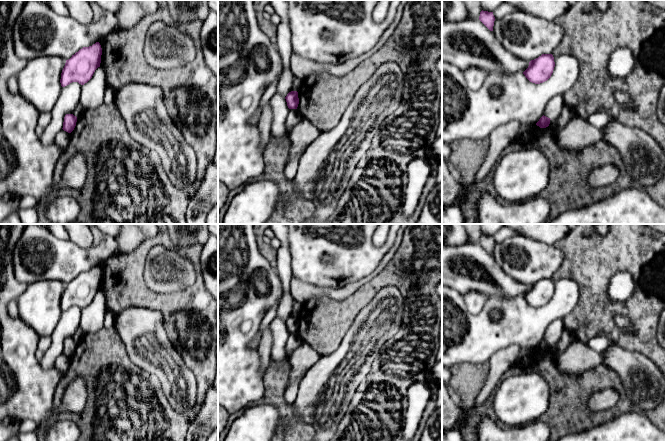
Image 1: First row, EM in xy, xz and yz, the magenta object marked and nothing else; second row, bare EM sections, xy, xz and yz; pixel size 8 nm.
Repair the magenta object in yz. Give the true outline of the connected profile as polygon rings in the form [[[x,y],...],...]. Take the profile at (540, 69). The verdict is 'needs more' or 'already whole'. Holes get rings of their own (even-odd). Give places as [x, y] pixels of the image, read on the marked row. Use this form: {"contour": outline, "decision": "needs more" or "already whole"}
{"contour": [[[542,54],[529,62],[529,66],[523,74],[530,82],[540,84],[551,77],[554,67],[555,62],[553,55]]], "decision": "already whole"}

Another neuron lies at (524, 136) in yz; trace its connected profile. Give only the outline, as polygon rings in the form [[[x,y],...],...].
[[[522,126],[515,139],[518,140],[523,147],[534,145],[532,127]]]

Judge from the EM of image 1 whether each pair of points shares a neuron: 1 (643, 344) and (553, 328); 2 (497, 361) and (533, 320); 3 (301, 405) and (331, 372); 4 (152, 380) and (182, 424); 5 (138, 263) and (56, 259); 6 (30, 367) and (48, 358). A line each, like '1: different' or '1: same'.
1: different
2: different
3: same
4: same
5: different
6: different

